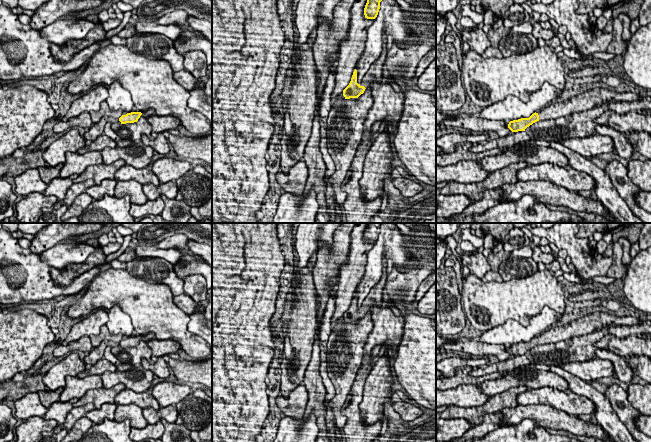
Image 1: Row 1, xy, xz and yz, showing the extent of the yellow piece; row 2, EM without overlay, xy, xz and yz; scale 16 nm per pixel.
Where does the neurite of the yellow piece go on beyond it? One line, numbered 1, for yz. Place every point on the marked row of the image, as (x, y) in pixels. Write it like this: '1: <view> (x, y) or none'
1: none

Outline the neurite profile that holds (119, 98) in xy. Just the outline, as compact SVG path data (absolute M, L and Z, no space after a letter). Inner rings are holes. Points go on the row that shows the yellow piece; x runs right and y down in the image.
M119 81L113 82L108 87L109 96L106 102L112 111L122 110L131 113L134 107L130 92Z

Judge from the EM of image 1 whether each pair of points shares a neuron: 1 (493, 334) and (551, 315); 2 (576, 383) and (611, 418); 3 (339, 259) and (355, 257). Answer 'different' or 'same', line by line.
1: same
2: same
3: different

